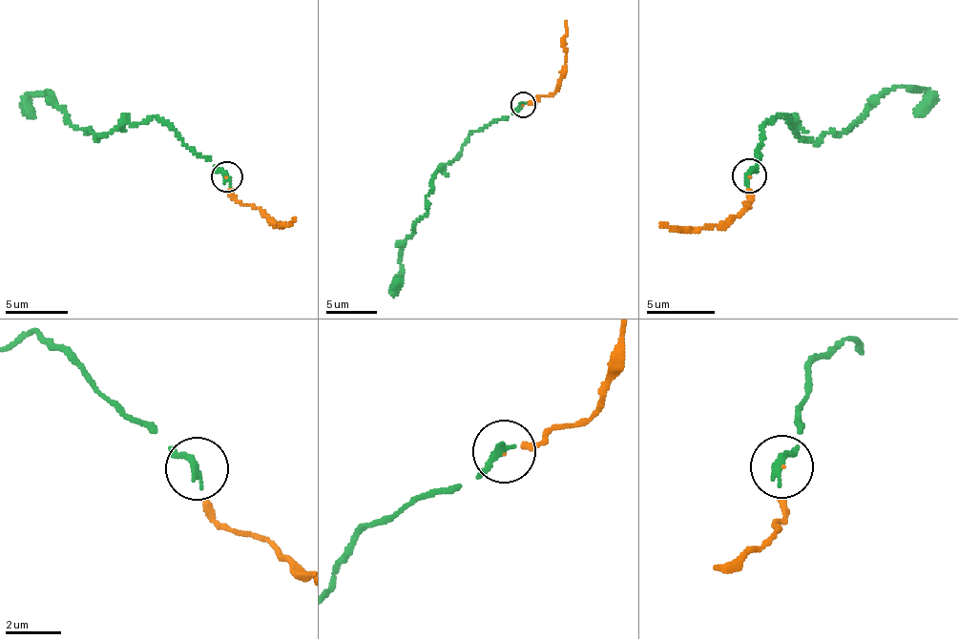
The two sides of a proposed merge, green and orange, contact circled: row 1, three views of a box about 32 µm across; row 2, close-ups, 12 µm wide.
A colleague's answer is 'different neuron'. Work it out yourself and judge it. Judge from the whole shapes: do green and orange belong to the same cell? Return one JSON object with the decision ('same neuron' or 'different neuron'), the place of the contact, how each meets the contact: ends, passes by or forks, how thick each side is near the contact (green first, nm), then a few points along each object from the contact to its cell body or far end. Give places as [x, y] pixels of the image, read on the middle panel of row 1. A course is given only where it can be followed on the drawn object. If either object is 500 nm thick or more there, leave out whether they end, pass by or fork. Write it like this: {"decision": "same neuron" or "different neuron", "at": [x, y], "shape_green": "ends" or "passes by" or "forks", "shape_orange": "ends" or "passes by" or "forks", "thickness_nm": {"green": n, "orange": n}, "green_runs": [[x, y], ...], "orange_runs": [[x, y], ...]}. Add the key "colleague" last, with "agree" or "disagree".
{"decision": "same neuron", "at": [523, 105], "shape_green": "ends", "shape_orange": "ends", "thickness_nm": {"green": 280, "orange": 30}, "green_runs": [[523, 105], [475, 131], [439, 169], [426, 198], [427, 214], [415, 224], [394, 287], [403, 278]], "orange_runs": [[523, 105], [532, 104], [543, 95], [550, 96], [560, 83], [566, 53], [566, 21]], "colleague": "disagree"}

